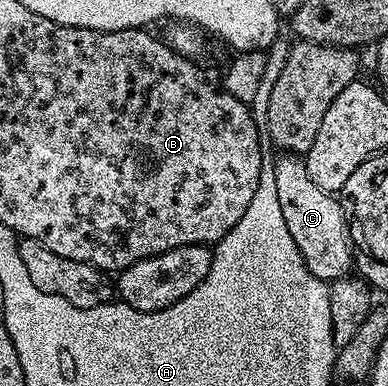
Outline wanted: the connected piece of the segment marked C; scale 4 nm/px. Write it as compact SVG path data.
M282 154L279 157L278 161L273 161L272 167L276 174L280 211L284 214L284 222L288 222L288 234L292 234L292 242L296 242L308 270L327 282L339 280L341 276L351 275L354 264L354 246L350 243L350 225L346 223L341 199L335 193L320 190L320 186L316 186L316 182L312 182L306 169L305 159L294 154Z

